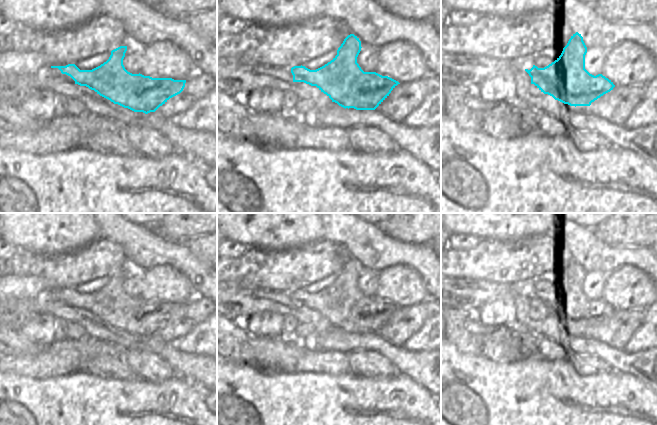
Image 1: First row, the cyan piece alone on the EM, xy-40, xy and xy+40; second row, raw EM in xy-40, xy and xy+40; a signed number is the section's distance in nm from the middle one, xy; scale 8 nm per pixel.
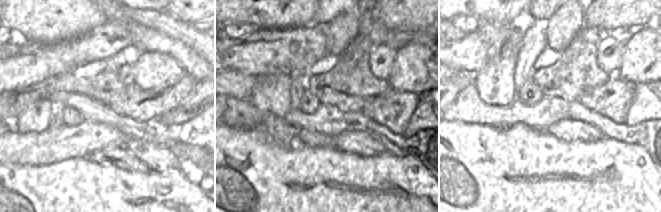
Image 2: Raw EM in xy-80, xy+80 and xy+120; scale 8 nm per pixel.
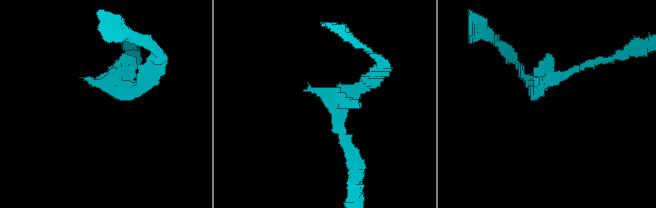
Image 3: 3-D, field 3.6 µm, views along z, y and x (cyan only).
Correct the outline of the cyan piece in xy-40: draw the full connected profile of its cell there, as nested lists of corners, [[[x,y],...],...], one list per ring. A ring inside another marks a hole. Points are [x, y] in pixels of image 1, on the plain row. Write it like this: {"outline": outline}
{"outline": [[[120,270],[112,274],[109,283],[92,294],[80,294],[75,288],[51,290],[51,292],[58,292],[62,298],[70,300],[75,305],[75,308],[86,310],[89,313],[94,314],[97,318],[110,324],[114,328],[118,328],[134,336],[143,336],[145,338],[155,336],[170,322],[183,315],[186,304],[152,302],[140,297],[132,298],[128,296],[123,289],[126,275],[127,270]]]}

